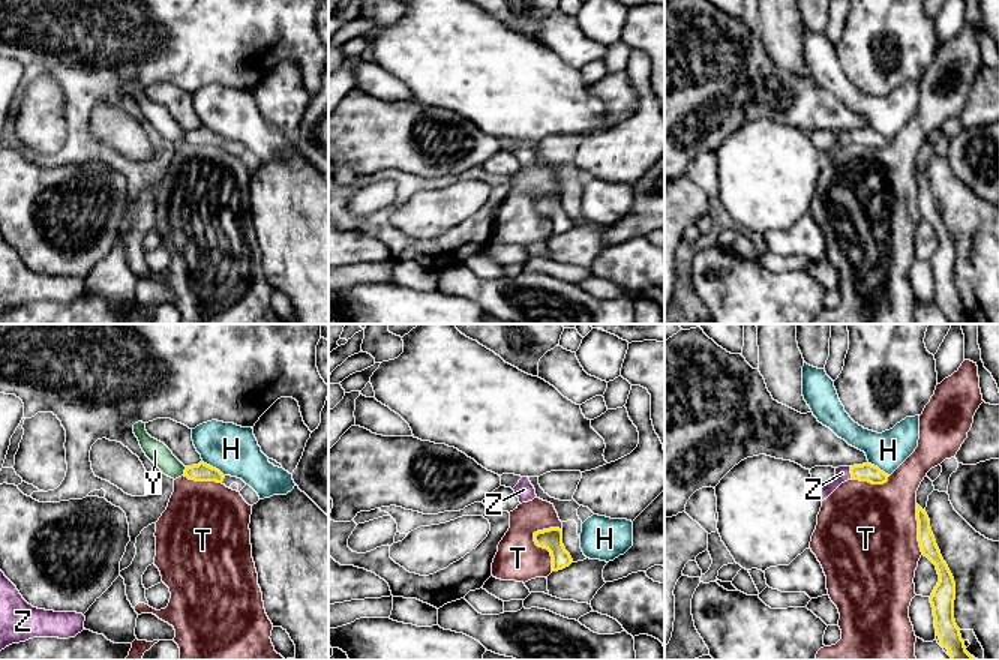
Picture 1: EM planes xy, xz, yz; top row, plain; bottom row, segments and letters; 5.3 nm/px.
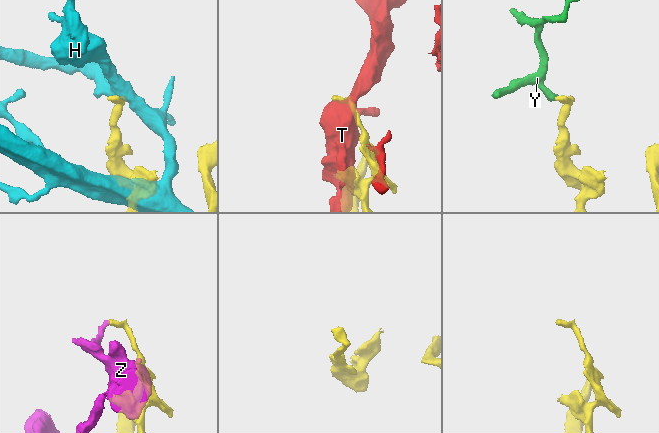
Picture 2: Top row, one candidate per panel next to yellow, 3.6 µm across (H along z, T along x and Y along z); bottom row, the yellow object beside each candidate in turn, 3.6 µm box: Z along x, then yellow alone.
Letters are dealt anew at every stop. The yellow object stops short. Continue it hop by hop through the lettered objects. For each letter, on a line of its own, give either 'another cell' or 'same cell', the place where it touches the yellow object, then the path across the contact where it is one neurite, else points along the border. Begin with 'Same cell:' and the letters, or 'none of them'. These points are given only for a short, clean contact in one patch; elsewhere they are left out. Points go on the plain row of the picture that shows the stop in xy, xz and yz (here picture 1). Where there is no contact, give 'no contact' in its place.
Same cell: none of them
H: another cell; contact xy (212, 131)
T: another cell; contact xz (536, 207)
Y: another cell; contact xy (185, 135); border xy (186, 131), (182, 138)
Z: another cell; contact yz (851, 137)

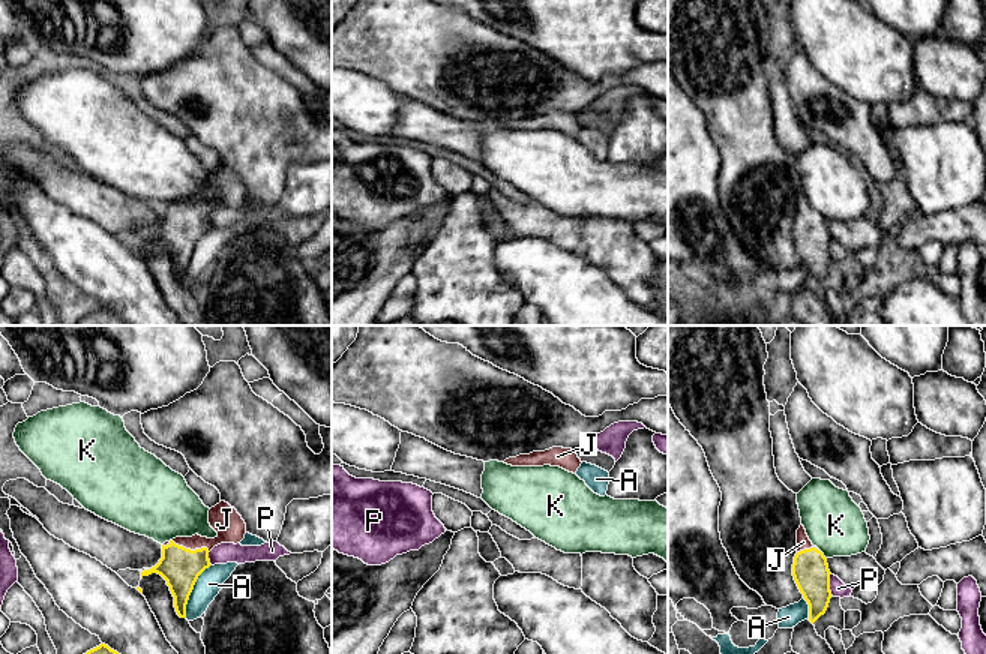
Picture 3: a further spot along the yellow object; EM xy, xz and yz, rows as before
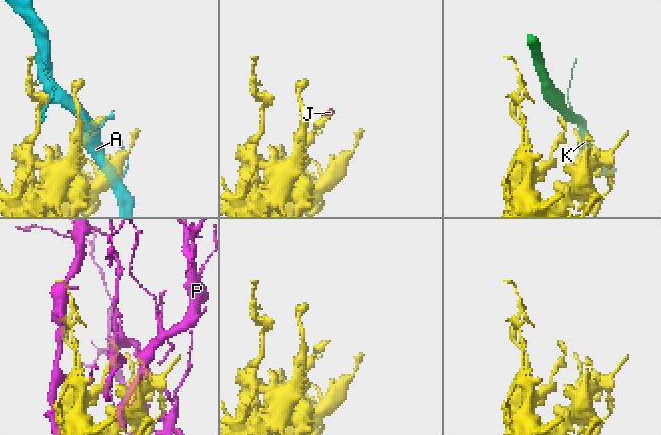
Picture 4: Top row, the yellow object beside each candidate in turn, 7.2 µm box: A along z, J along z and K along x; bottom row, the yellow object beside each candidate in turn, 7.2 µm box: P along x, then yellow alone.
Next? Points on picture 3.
Same cell: J
A: another cell; contact xy (191, 255)
J: same cell; contact xy (185, 212); way xy (180, 231), (185, 222), (185, 212), (215, 206), (221, 182)
K: another cell; contact yz (823, 218); border yz (820, 213), (826, 222)
P: another cell; contact yz (829, 248)

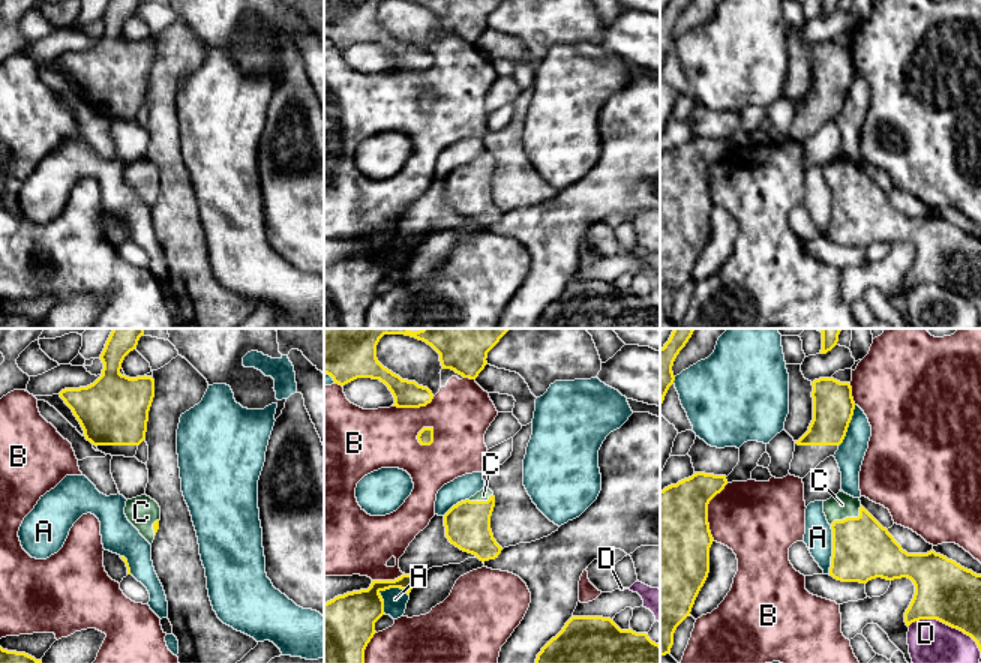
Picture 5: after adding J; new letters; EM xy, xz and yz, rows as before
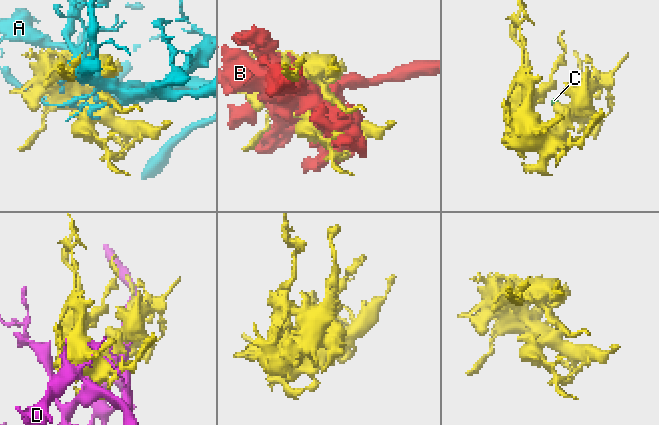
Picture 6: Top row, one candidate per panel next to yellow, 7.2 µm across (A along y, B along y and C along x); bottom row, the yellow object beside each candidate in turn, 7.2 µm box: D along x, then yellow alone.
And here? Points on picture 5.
Same cell: C
A: another cell; contact xz (384, 254)
B: another cell; contact yz (707, 176)
C: same cell; contact yz (848, 182)
D: another cell; contact yz (947, 288)

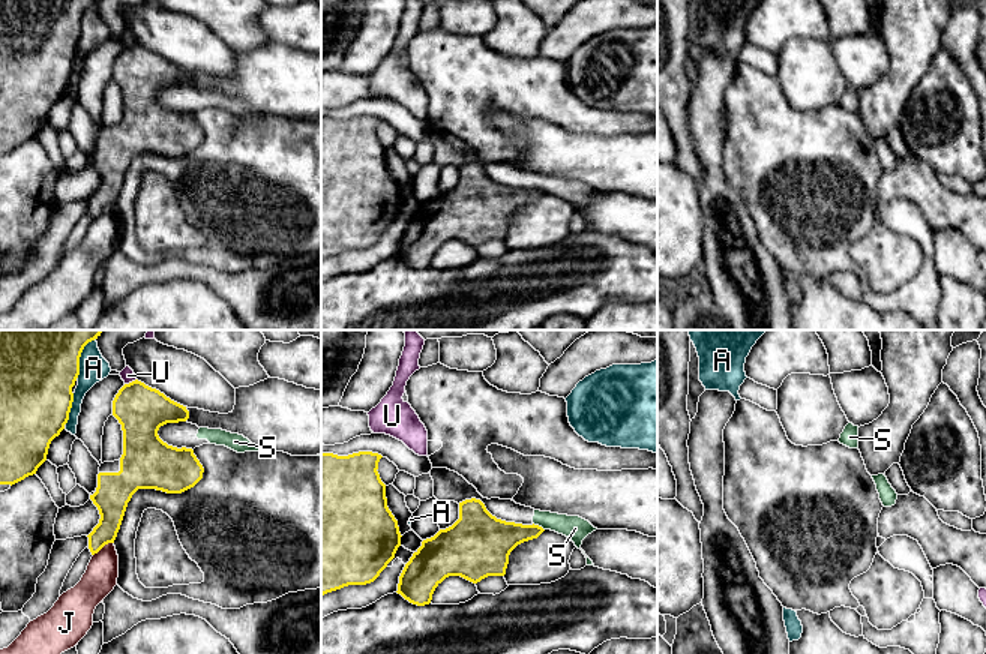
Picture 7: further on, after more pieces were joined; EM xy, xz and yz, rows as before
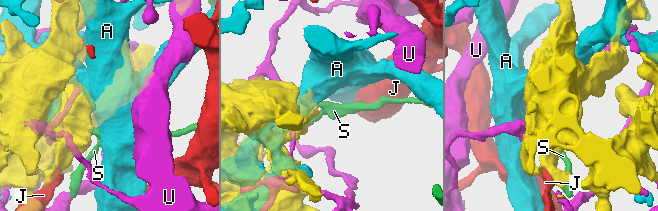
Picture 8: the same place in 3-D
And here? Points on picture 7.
Same cell: none of them
A: another cell; contact xy (80, 20)
J: another cell; contact xy (102, 210); border xy (113, 206), (108, 206), (93, 219)
S: another cell; contact xz (538, 189); border xz (533, 186), (544, 194)
U: another cell; contact xy (129, 47)

